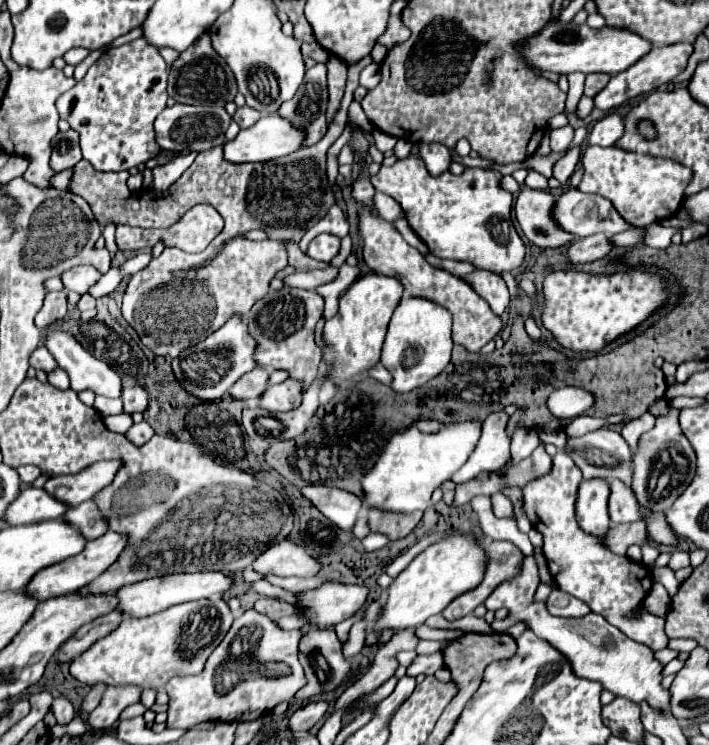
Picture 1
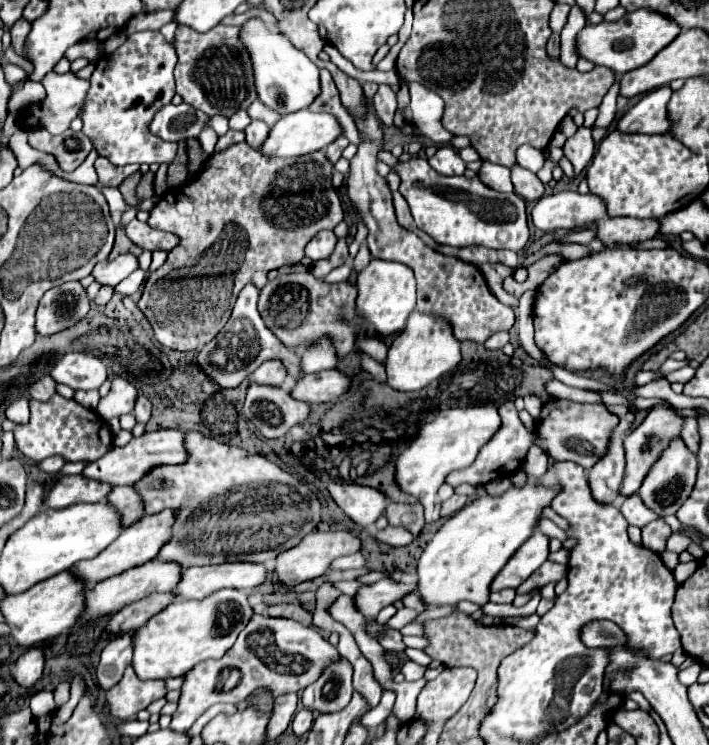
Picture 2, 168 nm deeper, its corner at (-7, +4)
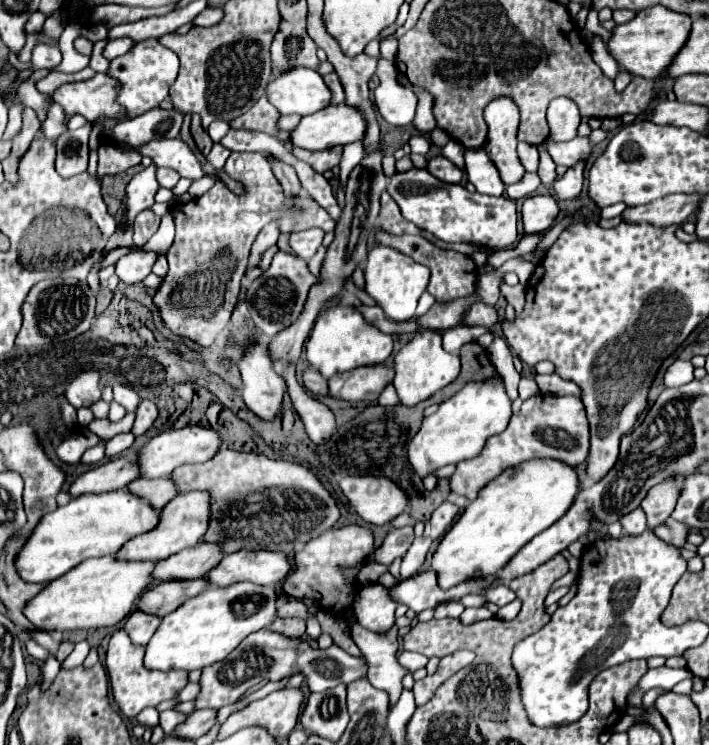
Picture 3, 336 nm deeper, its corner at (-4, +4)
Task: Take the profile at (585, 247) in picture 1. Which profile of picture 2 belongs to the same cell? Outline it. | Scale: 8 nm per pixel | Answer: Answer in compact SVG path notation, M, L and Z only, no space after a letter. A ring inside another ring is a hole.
M605 217L597 223L597 241L603 245L633 245L657 235L657 219Z

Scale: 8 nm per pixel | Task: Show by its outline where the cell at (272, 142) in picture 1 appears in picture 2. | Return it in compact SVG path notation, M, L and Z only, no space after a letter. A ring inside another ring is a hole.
M303 109L303 111L295 111L291 115L283 115L271 127L267 139L259 145L259 151L263 155L271 155L271 157L299 157L299 155L307 155L307 153L313 153L317 149L327 147L339 135L341 135L341 127L333 115L311 113L311 111Z

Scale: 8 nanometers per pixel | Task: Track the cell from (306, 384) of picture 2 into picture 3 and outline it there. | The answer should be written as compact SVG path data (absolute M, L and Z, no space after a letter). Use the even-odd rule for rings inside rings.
M374 365L358 367L330 379L330 395L342 401L376 401L378 395L394 379L394 367Z

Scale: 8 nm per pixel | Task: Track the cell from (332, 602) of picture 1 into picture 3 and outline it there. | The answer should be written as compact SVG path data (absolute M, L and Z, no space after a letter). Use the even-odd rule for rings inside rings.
M428 569L410 579L402 579L396 587L390 589L390 593L392 593L394 601L404 603L410 609L414 609L416 613L420 613L420 611L432 609L440 603L458 601L460 597L464 597L468 593L478 593L482 589L486 589L486 579L470 579L468 583L460 583L460 585L444 591L436 583L436 571Z

